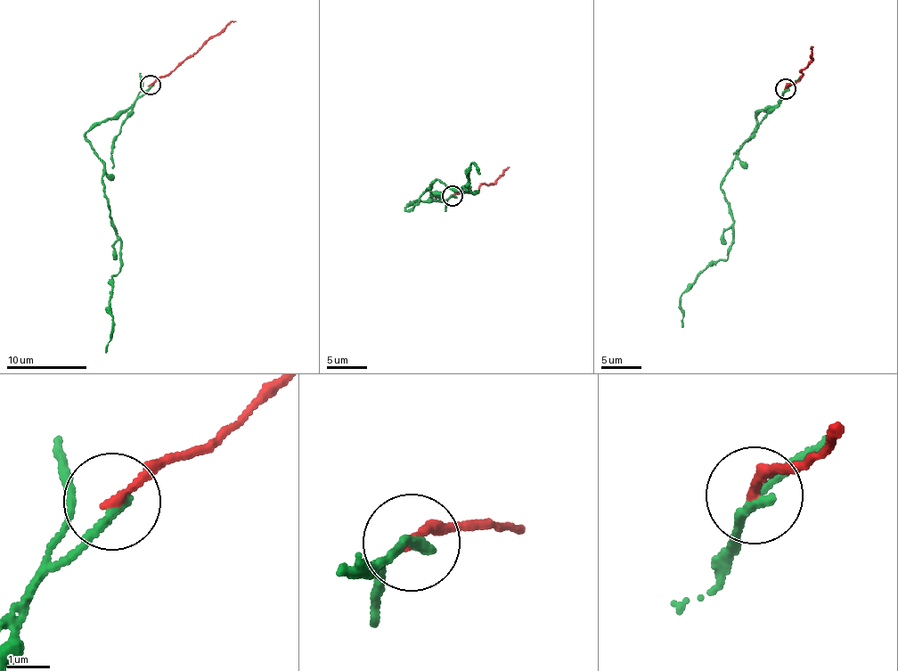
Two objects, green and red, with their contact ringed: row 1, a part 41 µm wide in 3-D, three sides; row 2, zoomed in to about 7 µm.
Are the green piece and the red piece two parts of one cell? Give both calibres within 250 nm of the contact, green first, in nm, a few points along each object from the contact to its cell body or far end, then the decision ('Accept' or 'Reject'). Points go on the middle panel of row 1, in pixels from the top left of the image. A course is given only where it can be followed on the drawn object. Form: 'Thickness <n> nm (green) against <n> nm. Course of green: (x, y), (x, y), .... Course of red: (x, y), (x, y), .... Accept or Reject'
Thickness 280 nm (green) against 200 nm. Course of green: (453, 195), (412, 201), (405, 208), (437, 178), (477, 192), (470, 188), (470, 164), (479, 175). Course of red: (452, 195), (478, 191), (481, 184), (496, 184), (509, 167). Reject

